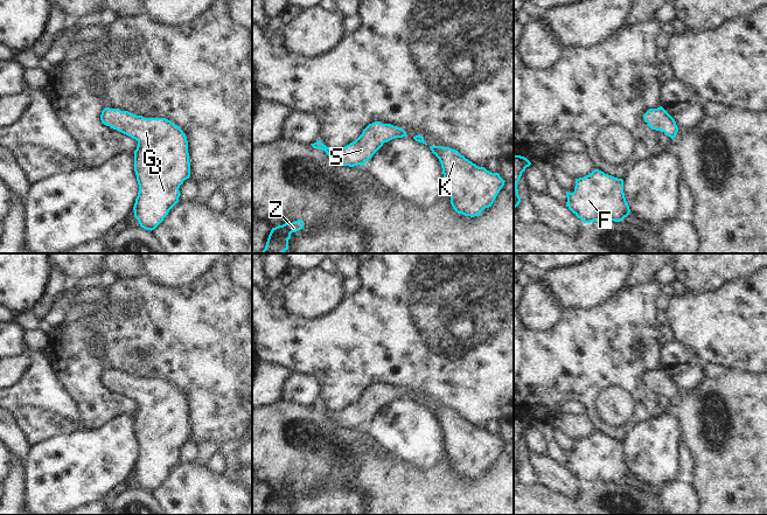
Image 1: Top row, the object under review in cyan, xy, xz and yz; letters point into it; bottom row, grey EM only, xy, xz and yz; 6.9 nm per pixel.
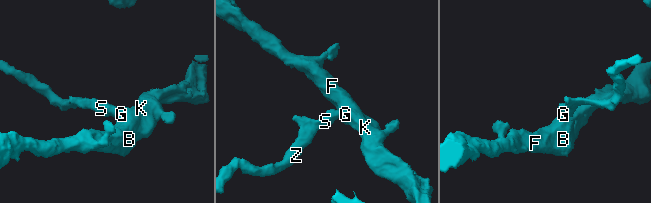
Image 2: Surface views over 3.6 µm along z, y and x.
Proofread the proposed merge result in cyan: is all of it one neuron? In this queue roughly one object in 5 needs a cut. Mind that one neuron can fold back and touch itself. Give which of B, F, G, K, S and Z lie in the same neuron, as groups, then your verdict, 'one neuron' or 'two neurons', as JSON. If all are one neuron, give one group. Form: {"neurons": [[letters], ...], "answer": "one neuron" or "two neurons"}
{"neurons": [["B", "F", "G", "K", "S", "Z"]], "answer": "one neuron"}

